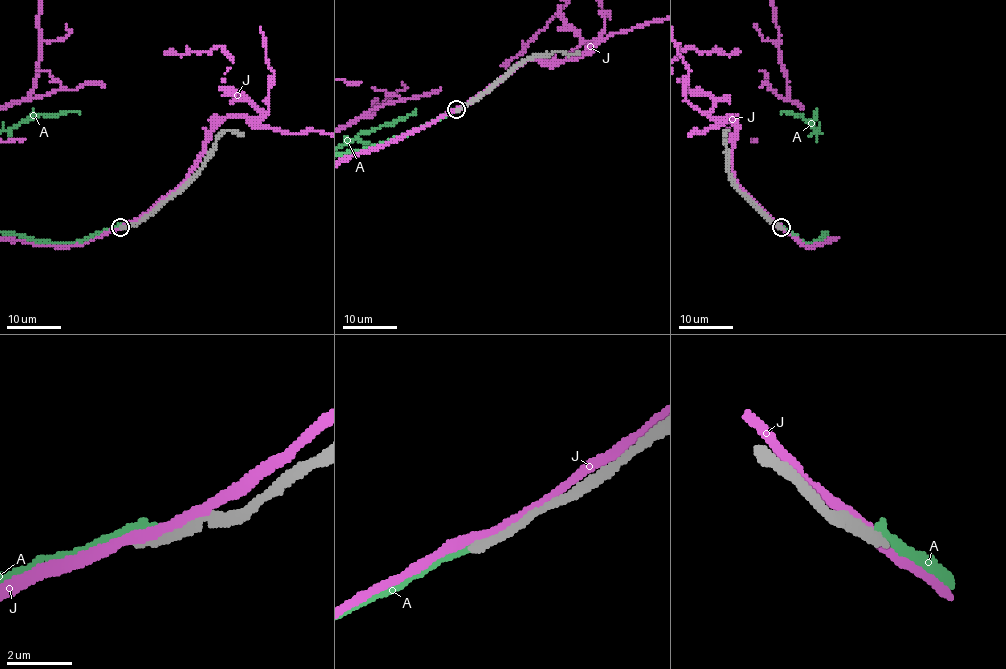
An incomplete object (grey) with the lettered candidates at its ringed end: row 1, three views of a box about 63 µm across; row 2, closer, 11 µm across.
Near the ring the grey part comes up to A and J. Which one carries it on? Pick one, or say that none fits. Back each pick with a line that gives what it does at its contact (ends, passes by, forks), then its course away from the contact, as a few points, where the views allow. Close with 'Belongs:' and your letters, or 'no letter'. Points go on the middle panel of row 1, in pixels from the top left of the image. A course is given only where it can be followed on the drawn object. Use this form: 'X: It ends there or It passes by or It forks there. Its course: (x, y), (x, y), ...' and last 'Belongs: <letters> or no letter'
Belongs: no letter

